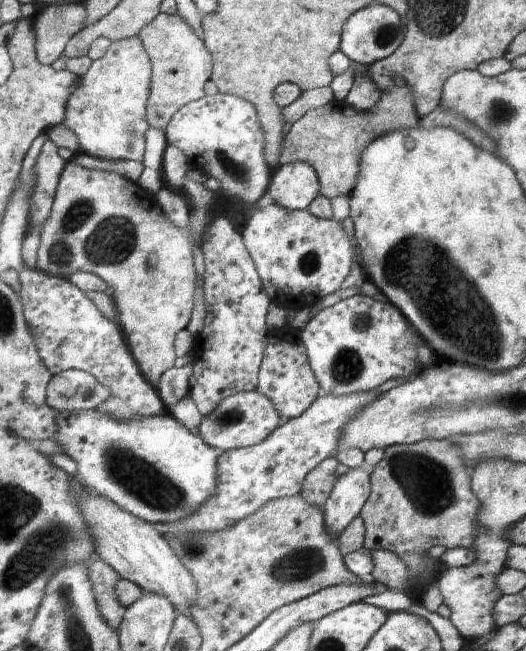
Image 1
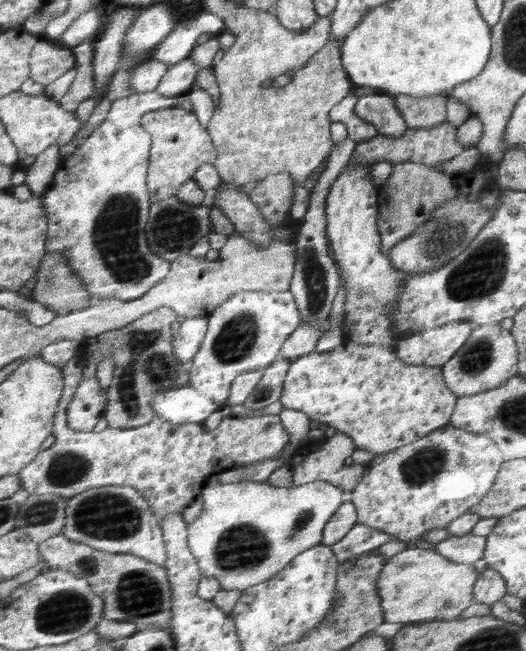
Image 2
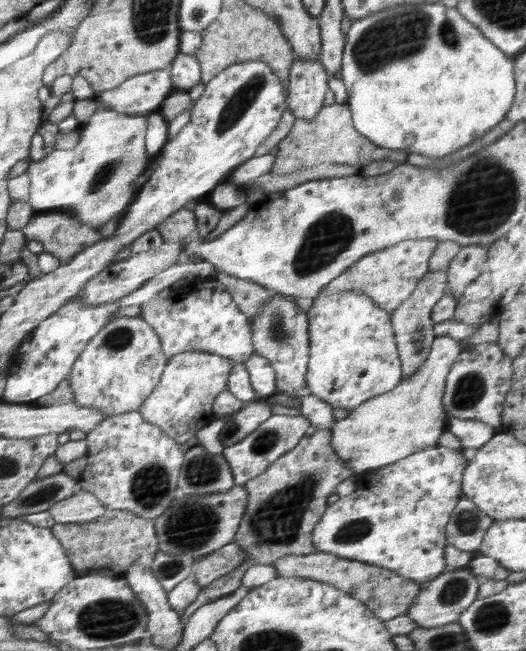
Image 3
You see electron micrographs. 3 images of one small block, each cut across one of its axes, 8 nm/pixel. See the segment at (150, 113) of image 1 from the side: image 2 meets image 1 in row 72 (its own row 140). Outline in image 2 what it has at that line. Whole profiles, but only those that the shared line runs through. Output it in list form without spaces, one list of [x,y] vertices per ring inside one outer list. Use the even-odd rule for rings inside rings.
[[[180,106],[155,109],[142,116],[142,125],[151,132],[151,168],[148,170],[147,188],[151,191],[153,203],[177,196],[179,188],[194,178],[200,165],[215,163],[218,150],[193,111]]]

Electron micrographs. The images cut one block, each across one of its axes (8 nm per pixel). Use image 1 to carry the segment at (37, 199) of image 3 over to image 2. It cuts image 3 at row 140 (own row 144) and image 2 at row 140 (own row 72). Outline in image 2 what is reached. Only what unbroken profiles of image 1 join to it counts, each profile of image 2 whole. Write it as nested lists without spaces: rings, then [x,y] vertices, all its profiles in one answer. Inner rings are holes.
[[[154,90],[114,101],[105,121],[73,155],[61,160],[54,184],[45,193],[43,206],[50,220],[47,254],[59,252],[67,256],[72,269],[76,269],[76,274],[80,274],[84,285],[88,285],[97,299],[140,300],[170,274],[171,261],[160,257],[145,237],[151,208],[147,188],[151,134],[142,130],[142,116],[155,109],[176,108],[180,106],[179,100],[181,95],[167,97]]]

